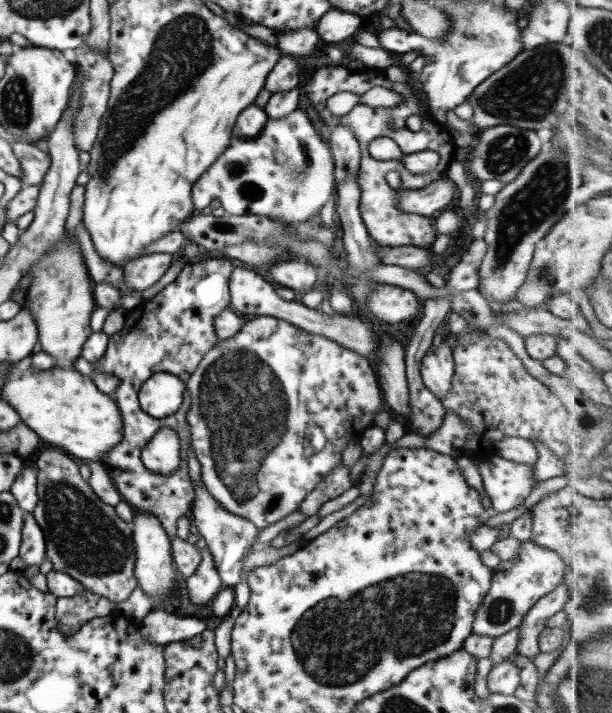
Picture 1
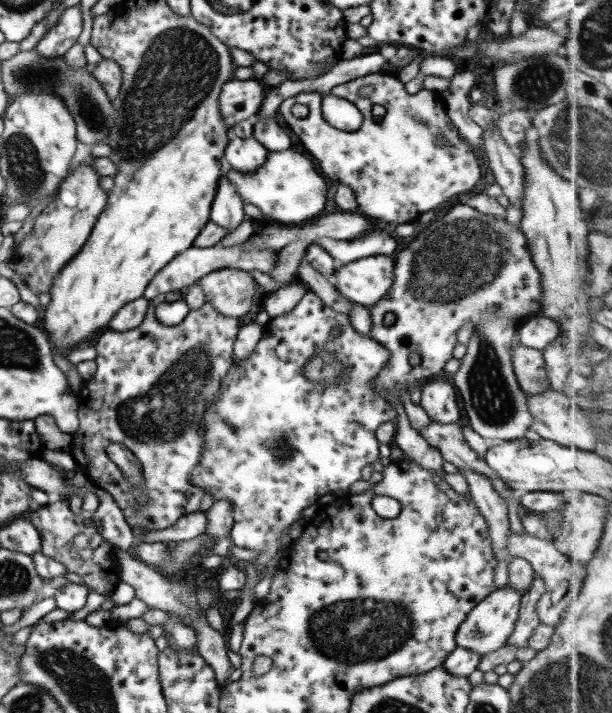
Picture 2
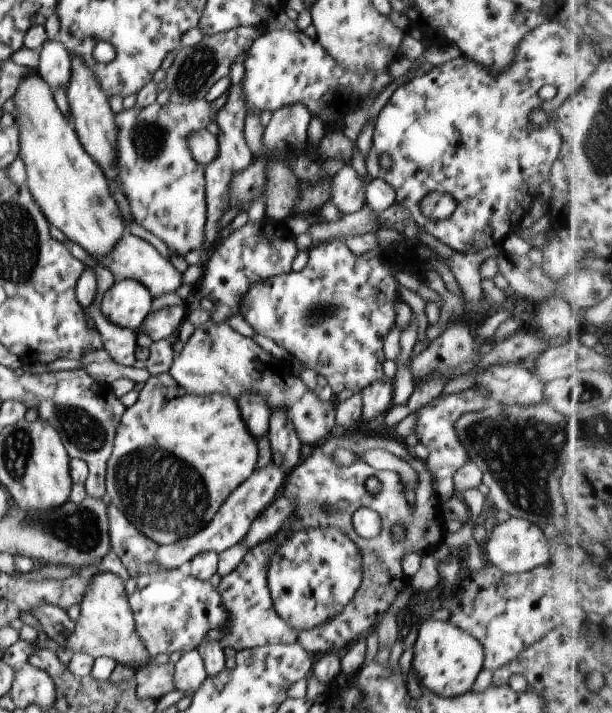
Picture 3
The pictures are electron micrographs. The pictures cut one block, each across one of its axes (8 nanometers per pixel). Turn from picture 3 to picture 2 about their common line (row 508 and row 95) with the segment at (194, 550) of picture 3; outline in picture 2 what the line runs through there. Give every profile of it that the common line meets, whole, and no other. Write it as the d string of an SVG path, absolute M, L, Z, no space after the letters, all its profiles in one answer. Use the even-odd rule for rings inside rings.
M256 78L230 80L220 92L220 113L224 117L226 129L232 135L238 123L256 116L266 98L266 87Z

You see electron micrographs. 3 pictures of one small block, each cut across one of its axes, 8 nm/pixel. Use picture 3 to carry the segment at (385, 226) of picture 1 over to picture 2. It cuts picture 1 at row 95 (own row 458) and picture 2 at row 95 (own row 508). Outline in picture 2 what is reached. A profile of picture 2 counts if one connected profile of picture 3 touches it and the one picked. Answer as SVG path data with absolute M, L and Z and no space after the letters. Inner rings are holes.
M370 73L350 80L350 82L334 86L330 95L348 100L354 104L362 114L362 125L358 130L346 133L330 126L322 115L322 100L324 96L318 93L299 93L282 102L278 109L280 118L286 120L290 130L299 138L301 144L308 150L308 154L318 162L323 176L330 180L349 186L356 194L358 207L370 216L392 224L408 224L418 220L418 216L426 210L432 210L440 206L442 202L456 196L456 194L468 193L476 186L476 182L482 176L481 167L474 155L474 150L468 146L458 129L453 126L452 120L448 117L447 108L439 91L421 89L417 94L408 94L405 84L400 81L397 75ZM364 86L372 86L374 92L368 98L360 98L358 90ZM295 104L302 104L308 108L308 116L296 118L292 114L292 107ZM374 105L383 106L386 114L382 122L377 124L372 120L372 108ZM438 137L442 137L445 143L439 143Z

